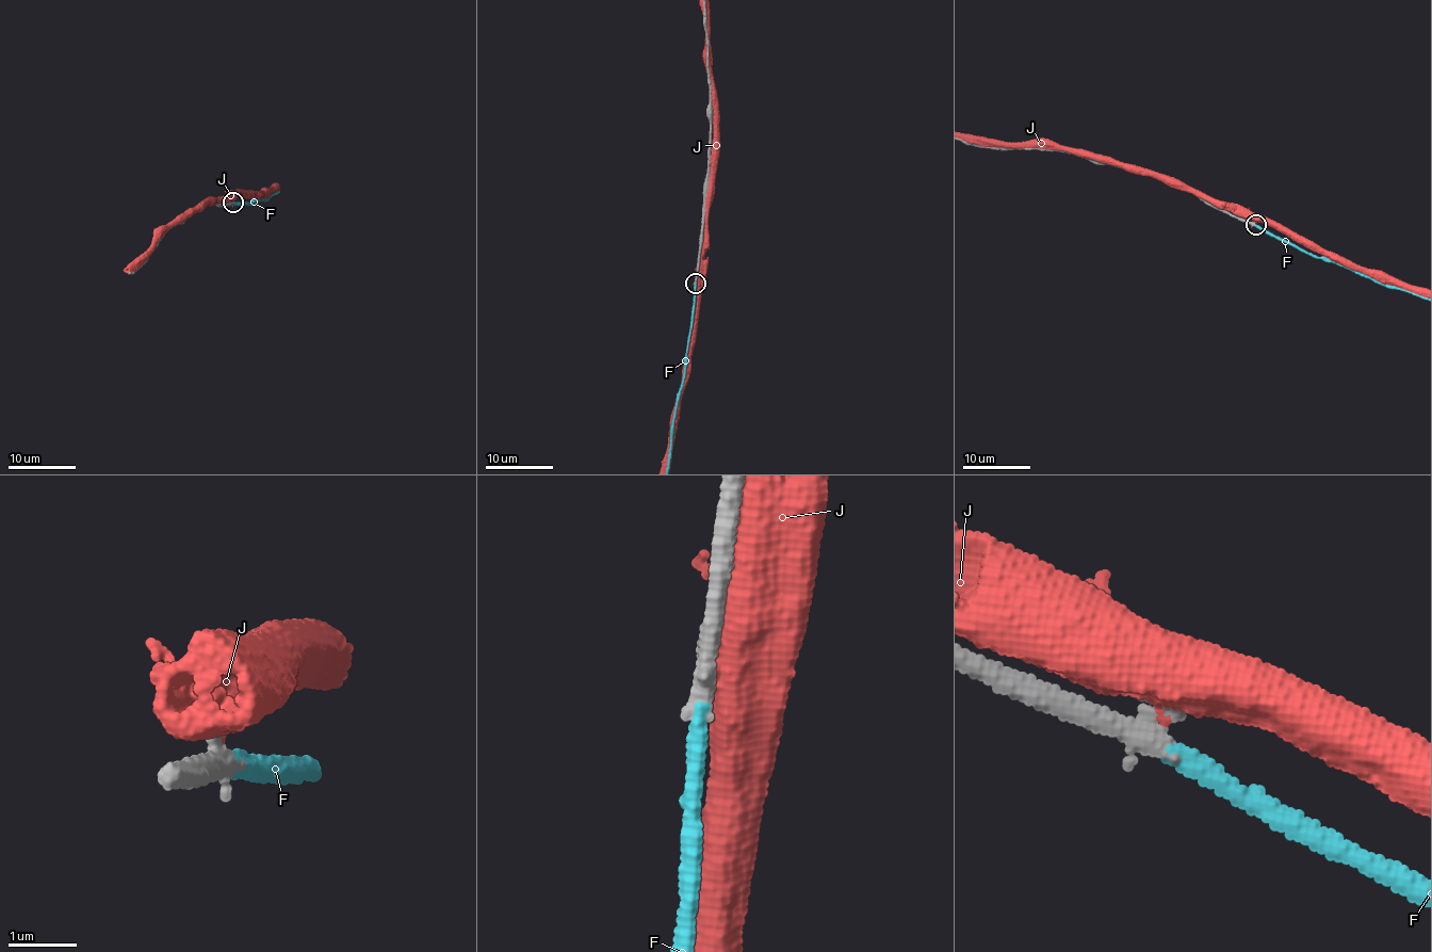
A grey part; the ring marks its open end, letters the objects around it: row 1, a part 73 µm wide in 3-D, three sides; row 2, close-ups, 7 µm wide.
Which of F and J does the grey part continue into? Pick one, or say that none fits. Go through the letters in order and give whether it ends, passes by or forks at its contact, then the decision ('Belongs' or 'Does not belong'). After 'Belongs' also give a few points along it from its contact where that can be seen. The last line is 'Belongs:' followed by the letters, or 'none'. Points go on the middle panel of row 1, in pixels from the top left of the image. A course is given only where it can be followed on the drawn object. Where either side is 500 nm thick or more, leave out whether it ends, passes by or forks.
F: It ends there. Belongs
J: Does not belong
Belongs: F

